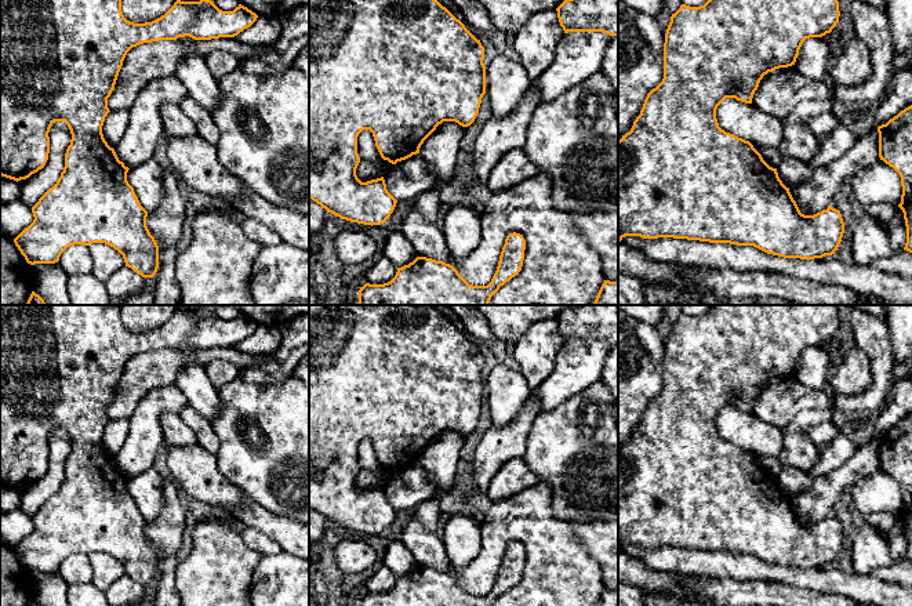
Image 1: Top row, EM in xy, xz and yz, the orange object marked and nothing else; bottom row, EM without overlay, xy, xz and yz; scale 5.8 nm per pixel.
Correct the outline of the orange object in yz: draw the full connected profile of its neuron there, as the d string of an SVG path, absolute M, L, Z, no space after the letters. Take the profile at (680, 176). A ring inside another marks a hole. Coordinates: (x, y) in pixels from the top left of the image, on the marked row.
M708 0L700 7L682 4L672 14L664 43L664 79L647 94L640 115L633 121L631 131L618 141L618 242L625 236L640 236L643 239L673 237L709 243L730 243L753 246L767 254L800 260L814 260L835 254L844 233L844 222L840 211L831 206L814 215L802 214L789 188L780 179L777 168L770 167L749 141L722 130L716 119L716 109L726 98L735 98L737 101L752 104L753 94L763 76L775 69L795 65L803 41L810 37L822 37L831 33L839 22L839 17L837 0Z

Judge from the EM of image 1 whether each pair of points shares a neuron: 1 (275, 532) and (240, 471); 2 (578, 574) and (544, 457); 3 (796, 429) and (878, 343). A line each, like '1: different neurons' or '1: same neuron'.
1: different neurons
2: different neurons
3: same neuron

